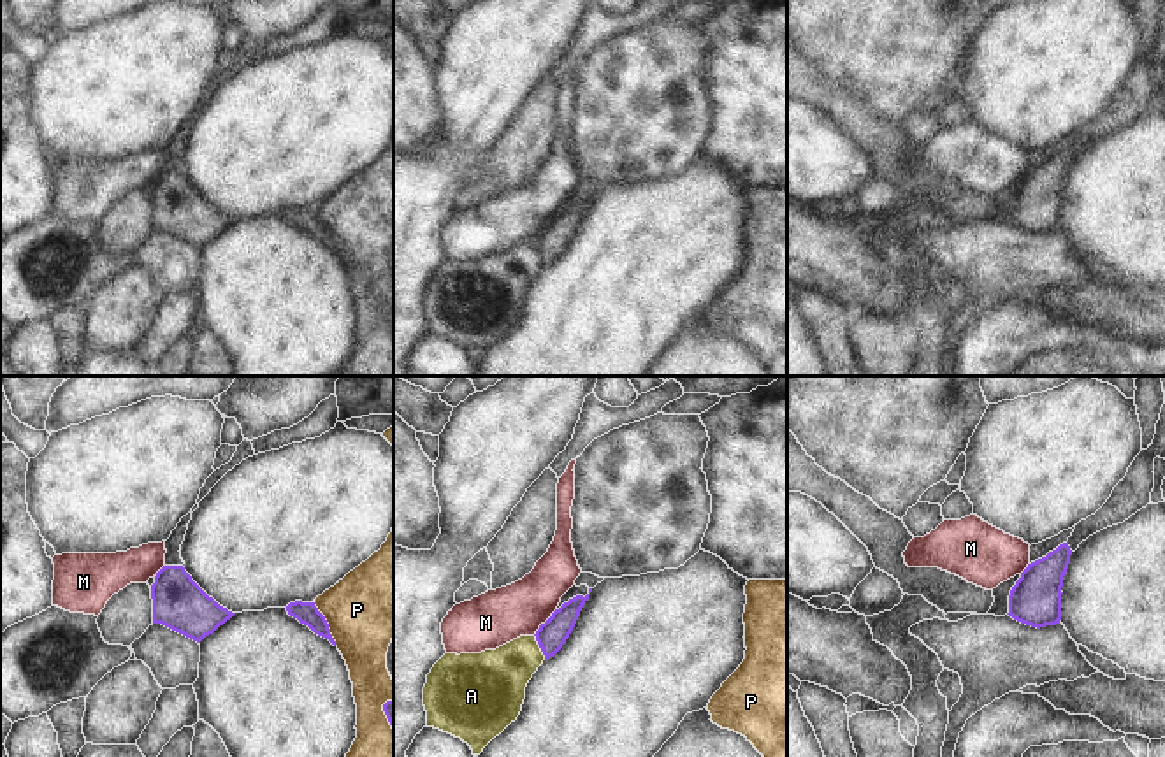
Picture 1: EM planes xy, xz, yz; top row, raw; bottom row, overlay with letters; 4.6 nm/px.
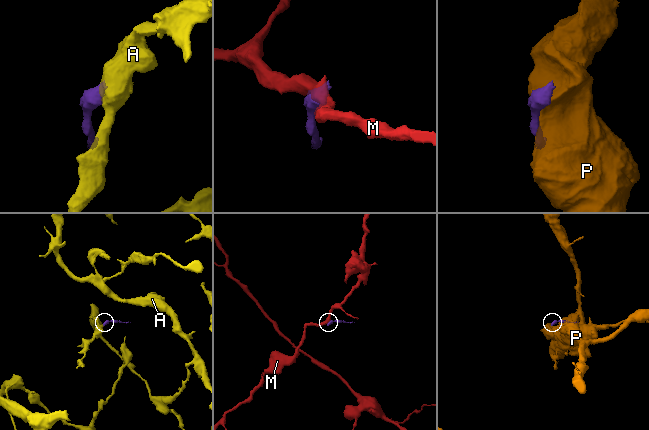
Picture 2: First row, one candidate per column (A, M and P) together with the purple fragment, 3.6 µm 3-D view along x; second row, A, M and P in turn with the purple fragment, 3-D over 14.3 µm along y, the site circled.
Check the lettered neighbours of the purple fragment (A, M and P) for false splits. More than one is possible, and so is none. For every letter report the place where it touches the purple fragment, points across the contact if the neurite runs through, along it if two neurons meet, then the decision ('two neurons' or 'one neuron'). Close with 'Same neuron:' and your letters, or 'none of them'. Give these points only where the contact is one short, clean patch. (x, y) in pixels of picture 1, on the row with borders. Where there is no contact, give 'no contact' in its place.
A: contact xz (540, 647); border xz (535, 634), (545, 659); two neurons
M: contact xz (545, 622); border xz (556, 608), (533, 634); two neurons
P: contact xy (327, 624); two neurons
Same neuron: none of them

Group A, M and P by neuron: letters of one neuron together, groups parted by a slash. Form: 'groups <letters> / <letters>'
groups A / M / P

